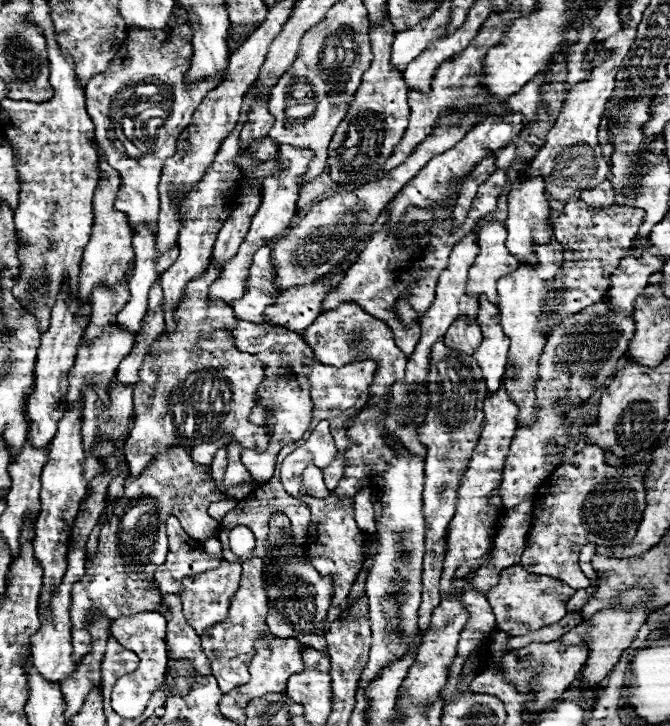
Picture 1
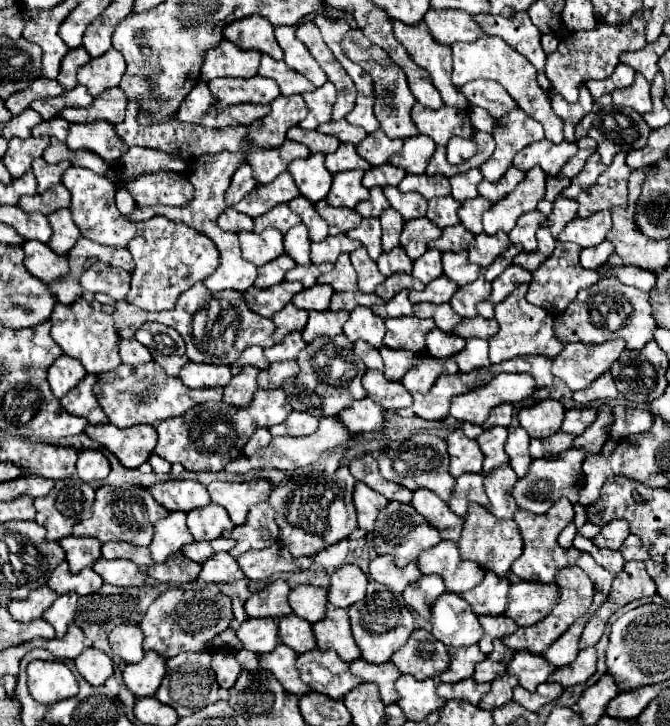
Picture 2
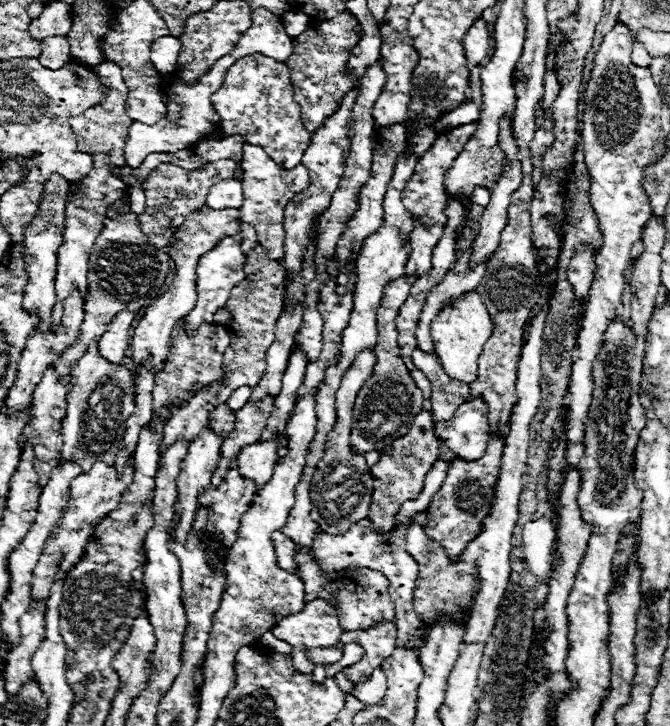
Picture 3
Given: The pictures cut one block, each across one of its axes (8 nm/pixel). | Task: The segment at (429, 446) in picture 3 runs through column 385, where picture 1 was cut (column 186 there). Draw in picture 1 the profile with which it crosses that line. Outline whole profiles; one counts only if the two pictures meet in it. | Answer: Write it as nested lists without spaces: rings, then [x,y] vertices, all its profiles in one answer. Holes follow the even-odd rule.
[[[170,448],[156,456],[152,464],[136,478],[136,480],[126,480],[124,484],[124,494],[112,508],[112,514],[108,518],[108,524],[102,526],[100,532],[100,542],[98,550],[92,560],[86,562],[86,576],[74,584],[72,590],[72,642],[74,642],[74,664],[80,664],[80,660],[92,650],[90,648],[90,634],[86,628],[86,614],[100,612],[108,620],[116,620],[120,616],[130,616],[138,612],[156,612],[160,608],[162,596],[158,590],[158,584],[154,582],[154,572],[158,566],[164,564],[166,554],[168,554],[168,538],[166,538],[166,518],[168,516],[180,516],[184,530],[198,542],[206,542],[212,538],[212,534],[218,530],[218,520],[210,518],[206,508],[210,502],[221,500],[223,494],[217,489],[212,476],[210,476],[210,466],[194,464],[190,458],[190,448]]]

